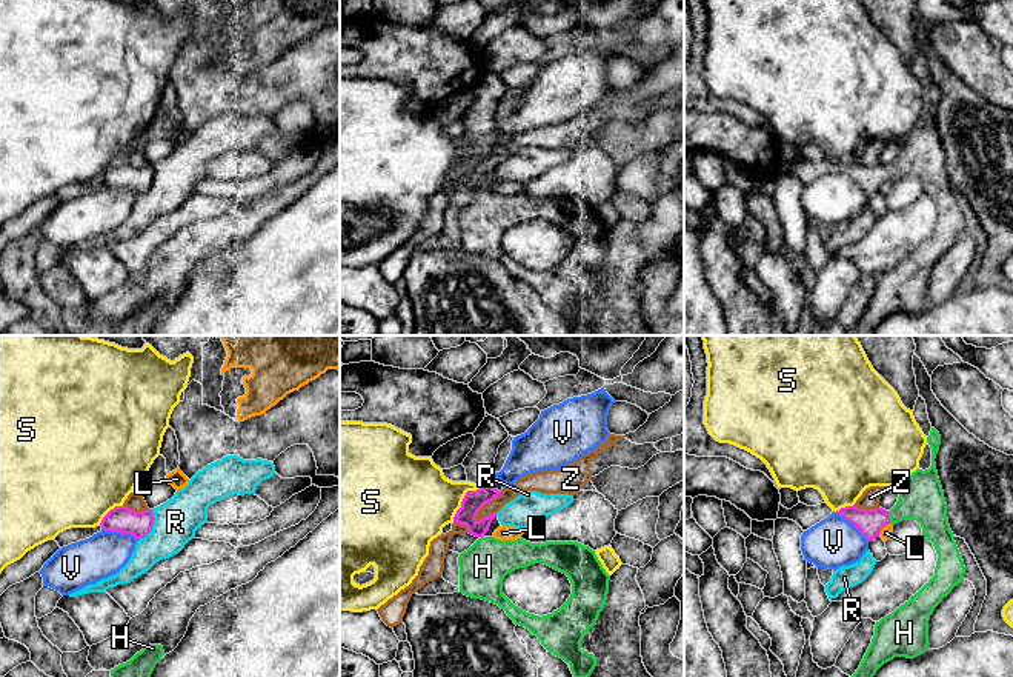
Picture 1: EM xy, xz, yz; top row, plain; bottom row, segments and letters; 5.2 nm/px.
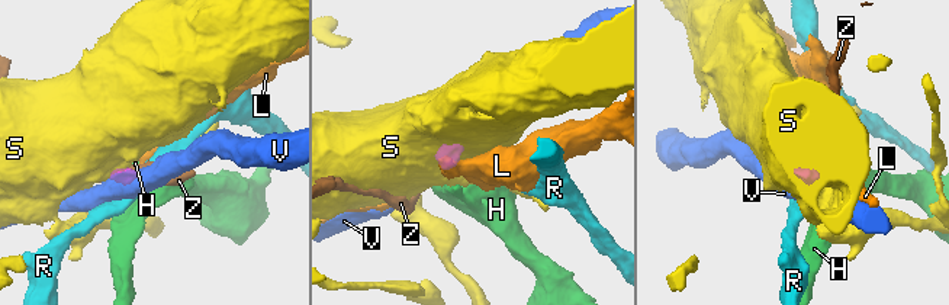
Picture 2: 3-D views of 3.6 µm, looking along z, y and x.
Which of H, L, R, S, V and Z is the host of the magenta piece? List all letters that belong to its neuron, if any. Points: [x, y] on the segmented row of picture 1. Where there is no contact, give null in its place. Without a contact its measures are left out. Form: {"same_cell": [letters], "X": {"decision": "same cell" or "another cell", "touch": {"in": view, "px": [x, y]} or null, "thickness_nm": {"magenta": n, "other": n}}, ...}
{"same_cell": ["H"], "H": {"decision": "same cell", "touch": {"in": "yz", "px": [887, 517]}, "thickness_nm": {"magenta": 140, "other": 240}}, "L": {"decision": "another cell", "touch": {"in": "yz", "px": [883, 526]}, "thickness_nm": {"magenta": 140, "other": 60}}, "R": {"decision": "another cell", "touch": {"in": "xy", "px": [152, 525]}, "thickness_nm": {"magenta": 140, "other": 220}}, "S": {"decision": "another cell", "touch": {"in": "xz", "px": [463, 500]}, "thickness_nm": {"magenta": 110, "other": 400}}, "V": {"decision": "another cell", "touch": {"in": "xy", "px": [120, 531]}, "thickness_nm": {"magenta": 140, "other": 240}}, "Z": {"decision": "another cell", "touch": {"in": "xz", "px": [484, 503]}, "thickness_nm": {"magenta": 110, "other": 80}}}

